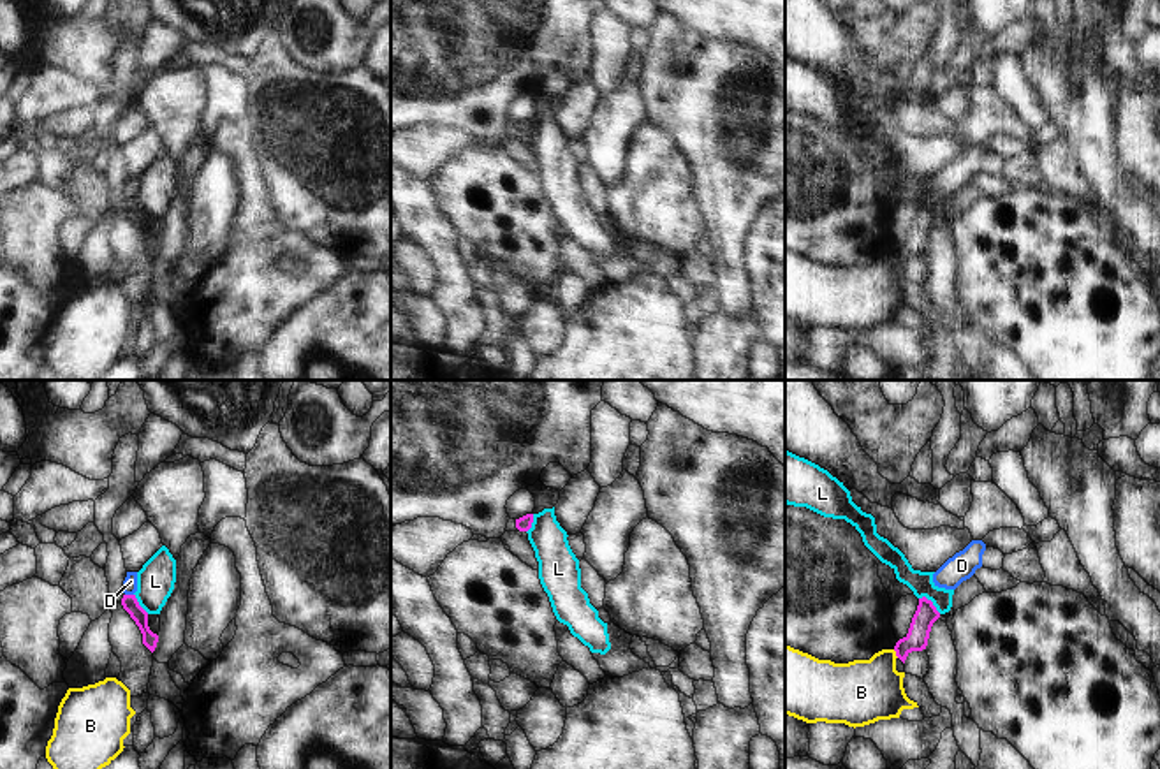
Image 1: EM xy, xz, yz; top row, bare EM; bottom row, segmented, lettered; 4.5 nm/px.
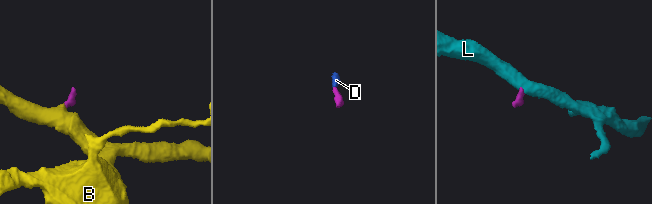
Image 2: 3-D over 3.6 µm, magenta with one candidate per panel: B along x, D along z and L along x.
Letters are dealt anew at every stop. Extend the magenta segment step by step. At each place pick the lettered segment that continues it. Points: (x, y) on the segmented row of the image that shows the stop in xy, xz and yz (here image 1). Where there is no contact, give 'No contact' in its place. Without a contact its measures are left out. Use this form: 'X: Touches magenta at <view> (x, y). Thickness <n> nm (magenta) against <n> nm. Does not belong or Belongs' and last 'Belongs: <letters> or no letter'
B: Touches magenta at yz (896, 653). Thickness 100 nm (magenta) against 300 nm. Does not belong
D: Touches magenta at xy (129, 595). Thickness 70 nm (magenta) against 60 nm. Belongs
L: Touches magenta at yz (932, 602). Thickness 100 nm (magenta) against 110 nm. Does not belong
Belongs: D

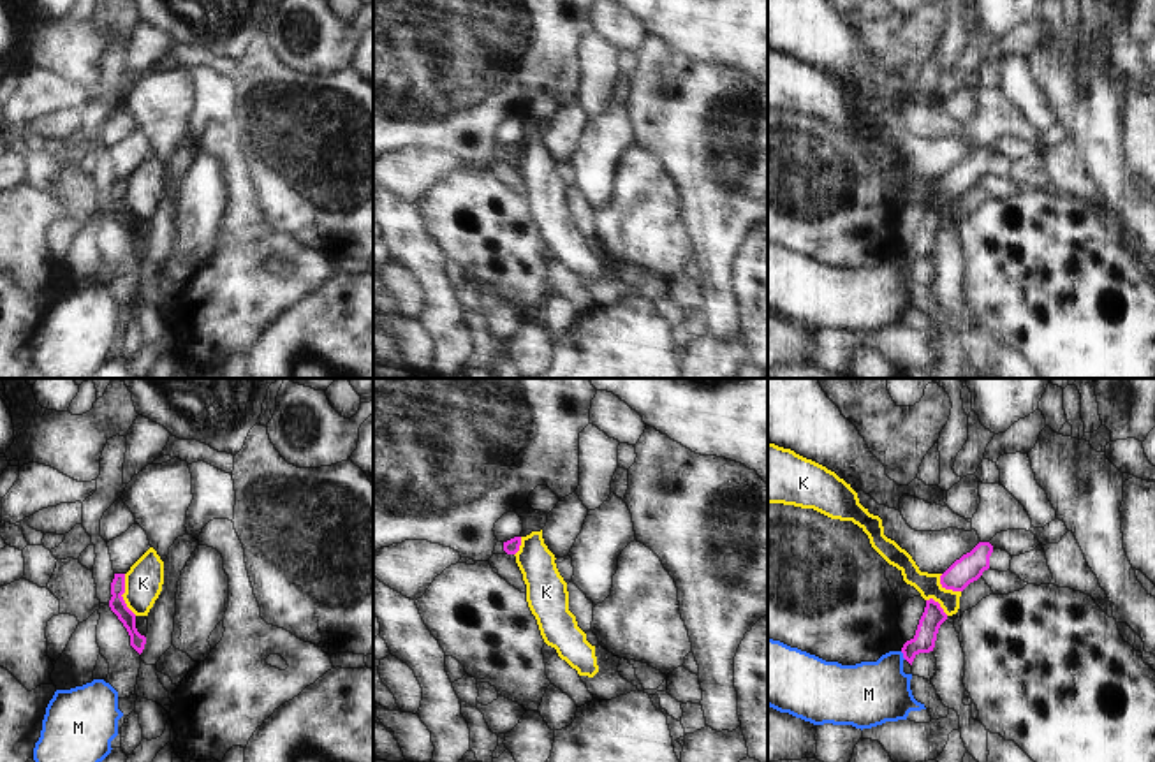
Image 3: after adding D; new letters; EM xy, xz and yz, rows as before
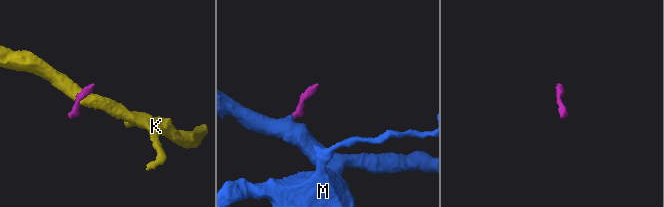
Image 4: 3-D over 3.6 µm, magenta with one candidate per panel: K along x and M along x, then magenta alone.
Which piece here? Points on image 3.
K: Touches magenta at xy (122, 593). Thickness 70 nm (magenta) against 180 nm. Does not belong
M: Touches magenta at yz (904, 655). Thickness 100 nm (magenta) against 300 nm. Does not belong
Belongs: no letter

